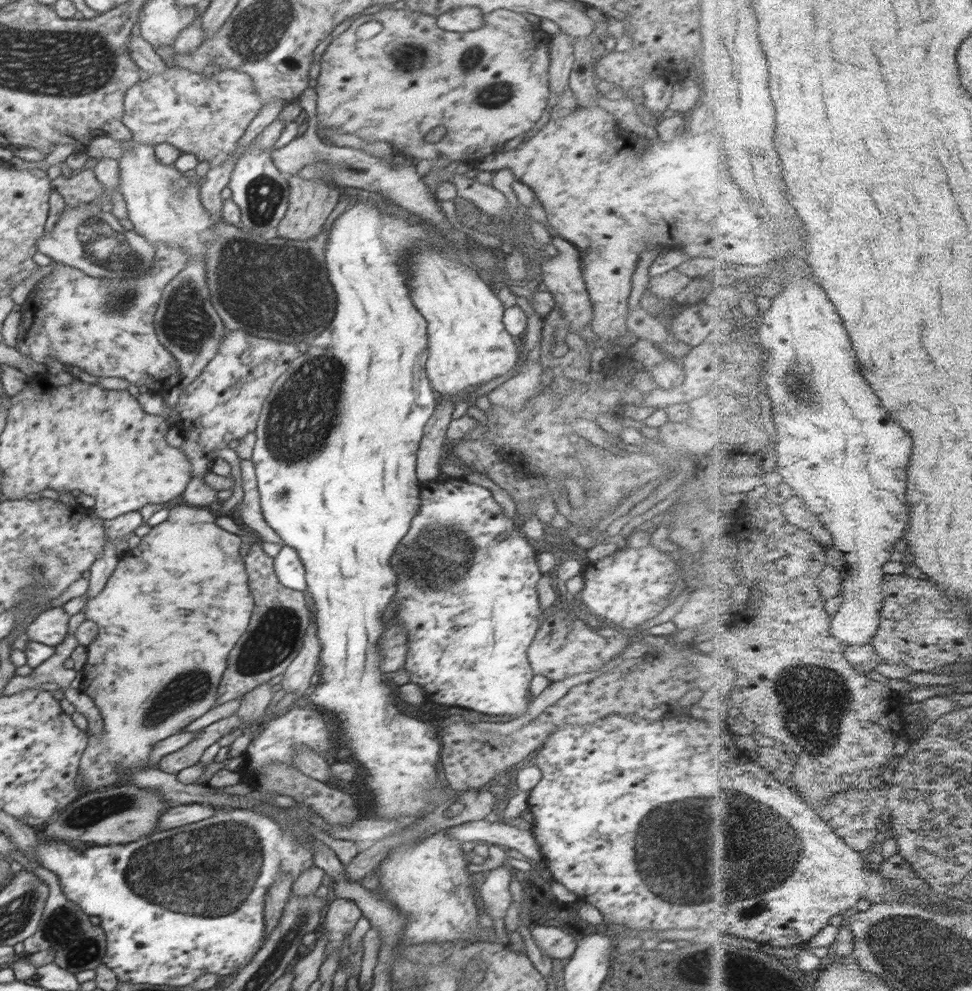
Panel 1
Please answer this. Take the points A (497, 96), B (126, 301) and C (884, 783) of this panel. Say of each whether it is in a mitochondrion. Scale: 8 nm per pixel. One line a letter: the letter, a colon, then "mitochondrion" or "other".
A: mitochondrion
B: mitochondrion
C: other

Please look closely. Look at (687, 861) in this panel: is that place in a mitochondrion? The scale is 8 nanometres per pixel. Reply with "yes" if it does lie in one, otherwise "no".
yes

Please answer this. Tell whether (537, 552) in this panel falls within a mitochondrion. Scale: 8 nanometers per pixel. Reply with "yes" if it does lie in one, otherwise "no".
no

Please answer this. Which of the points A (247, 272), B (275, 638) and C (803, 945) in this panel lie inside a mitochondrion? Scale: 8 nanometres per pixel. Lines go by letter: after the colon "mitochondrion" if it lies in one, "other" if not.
A: mitochondrion
B: mitochondrion
C: other

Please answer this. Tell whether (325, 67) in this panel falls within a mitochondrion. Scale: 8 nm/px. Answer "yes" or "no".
no

